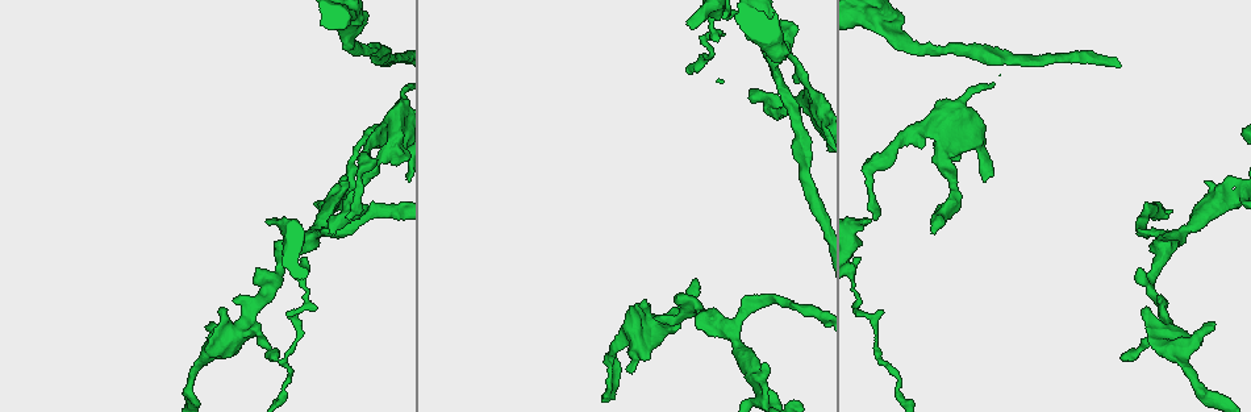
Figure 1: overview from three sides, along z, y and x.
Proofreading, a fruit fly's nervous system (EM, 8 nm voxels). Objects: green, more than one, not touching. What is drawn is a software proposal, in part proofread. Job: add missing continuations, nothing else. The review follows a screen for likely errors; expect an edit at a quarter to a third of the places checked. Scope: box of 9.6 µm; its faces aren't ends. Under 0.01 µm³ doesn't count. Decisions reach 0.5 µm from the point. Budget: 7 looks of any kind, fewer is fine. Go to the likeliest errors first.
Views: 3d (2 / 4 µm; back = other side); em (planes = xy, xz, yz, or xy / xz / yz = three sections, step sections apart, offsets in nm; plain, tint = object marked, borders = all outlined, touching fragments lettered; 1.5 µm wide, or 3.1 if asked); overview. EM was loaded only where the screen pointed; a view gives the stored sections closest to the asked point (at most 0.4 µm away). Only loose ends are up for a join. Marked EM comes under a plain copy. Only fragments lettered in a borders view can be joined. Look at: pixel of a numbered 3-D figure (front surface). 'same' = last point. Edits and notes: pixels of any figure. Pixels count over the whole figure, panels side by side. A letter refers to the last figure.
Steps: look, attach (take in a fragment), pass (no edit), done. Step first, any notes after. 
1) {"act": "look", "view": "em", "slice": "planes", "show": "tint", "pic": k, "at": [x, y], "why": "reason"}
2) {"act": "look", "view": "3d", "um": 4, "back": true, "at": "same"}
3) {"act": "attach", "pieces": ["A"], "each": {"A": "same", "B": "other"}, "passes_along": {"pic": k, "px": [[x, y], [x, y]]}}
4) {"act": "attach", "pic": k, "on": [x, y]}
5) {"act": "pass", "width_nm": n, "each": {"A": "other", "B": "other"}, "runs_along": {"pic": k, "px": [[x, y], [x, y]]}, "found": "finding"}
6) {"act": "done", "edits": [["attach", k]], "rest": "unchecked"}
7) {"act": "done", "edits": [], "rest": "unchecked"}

{"act": "look", "view": "em", "slice": "planes", "show": "borders", "pic": 1, "at": [346, 218], "why": "tapers out"}

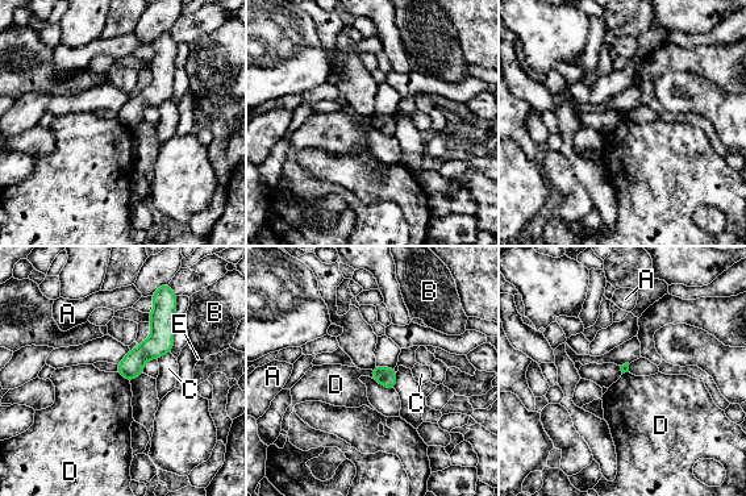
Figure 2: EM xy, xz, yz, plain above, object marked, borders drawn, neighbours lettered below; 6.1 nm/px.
{"act": "pass", "each": {"A": "other", "B": "other", "C": "other", "D": "other", "E": "other"}, "border": {"pic": 2, "px": [[117, 371], [129, 382]]}, "found": "none of them fits"}

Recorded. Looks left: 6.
{"act": "look", "view": "3d", "um": 2, "pic": 1, "at": [267, 220], "why": "an open end"}

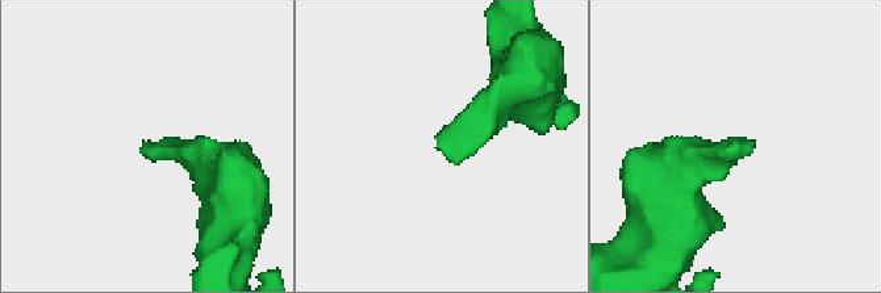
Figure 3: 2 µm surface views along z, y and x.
{"act": "look", "view": "em", "slice": "planes", "show": "borders", "pic": 3, "at": [437, 146]}

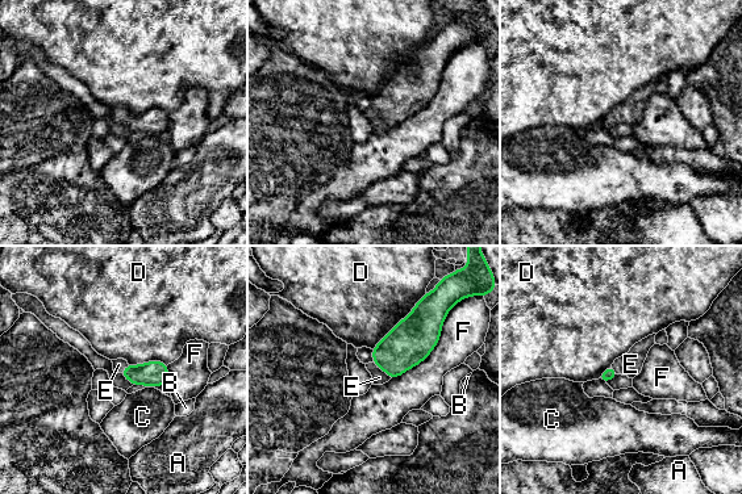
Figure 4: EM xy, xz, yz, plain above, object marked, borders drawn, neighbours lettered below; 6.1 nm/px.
{"act": "attach", "pieces": ["E"], "each": {"A": "other", "B": "other", "C": "other", "D": "other", "E": "same", "F": "other"}, "passes_along": {"pic": 4, "px": [[154, 373], [124, 368], [119, 364]]}, "found": "the cell continues"}

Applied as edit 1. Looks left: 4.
{"act": "done", "edits": [["attach", 4]], "rest": "unchecked"}

